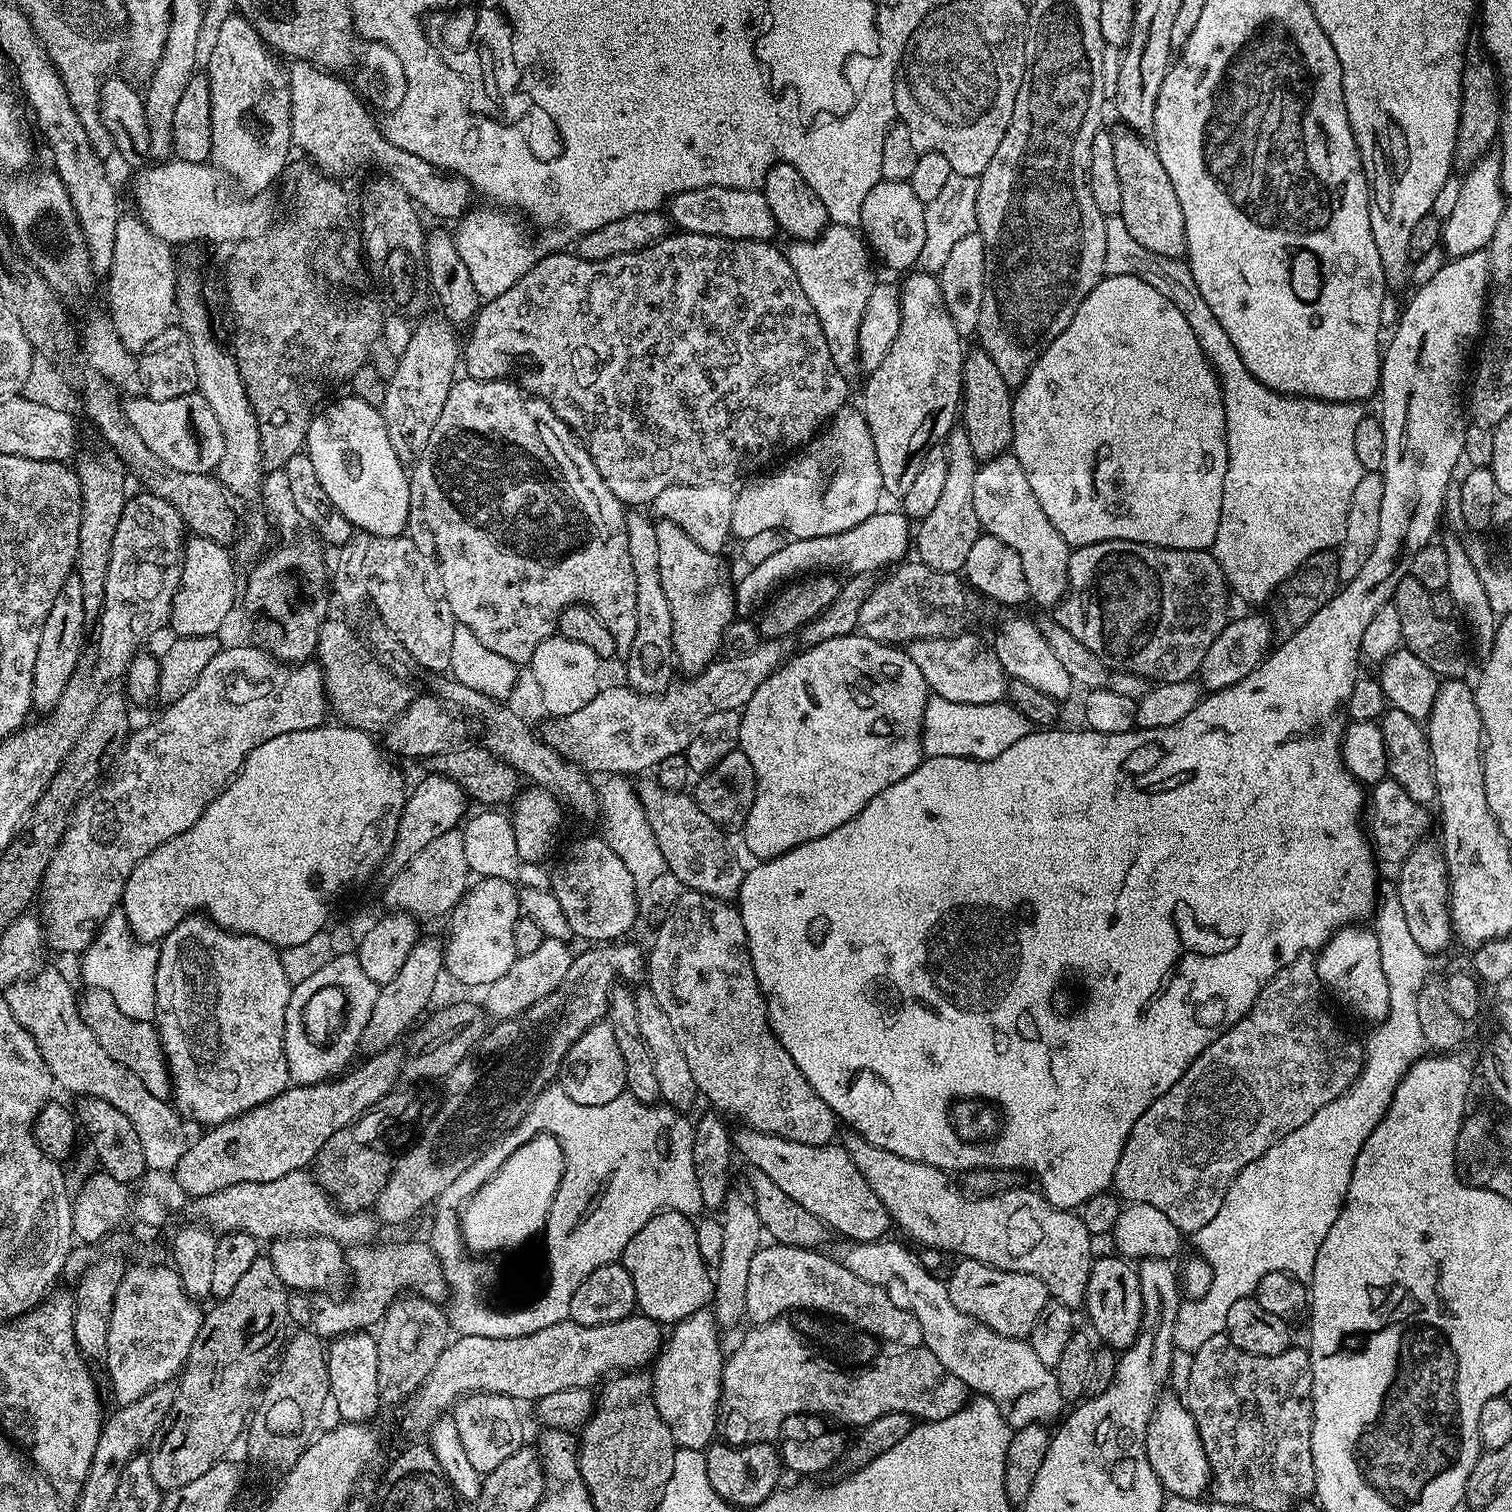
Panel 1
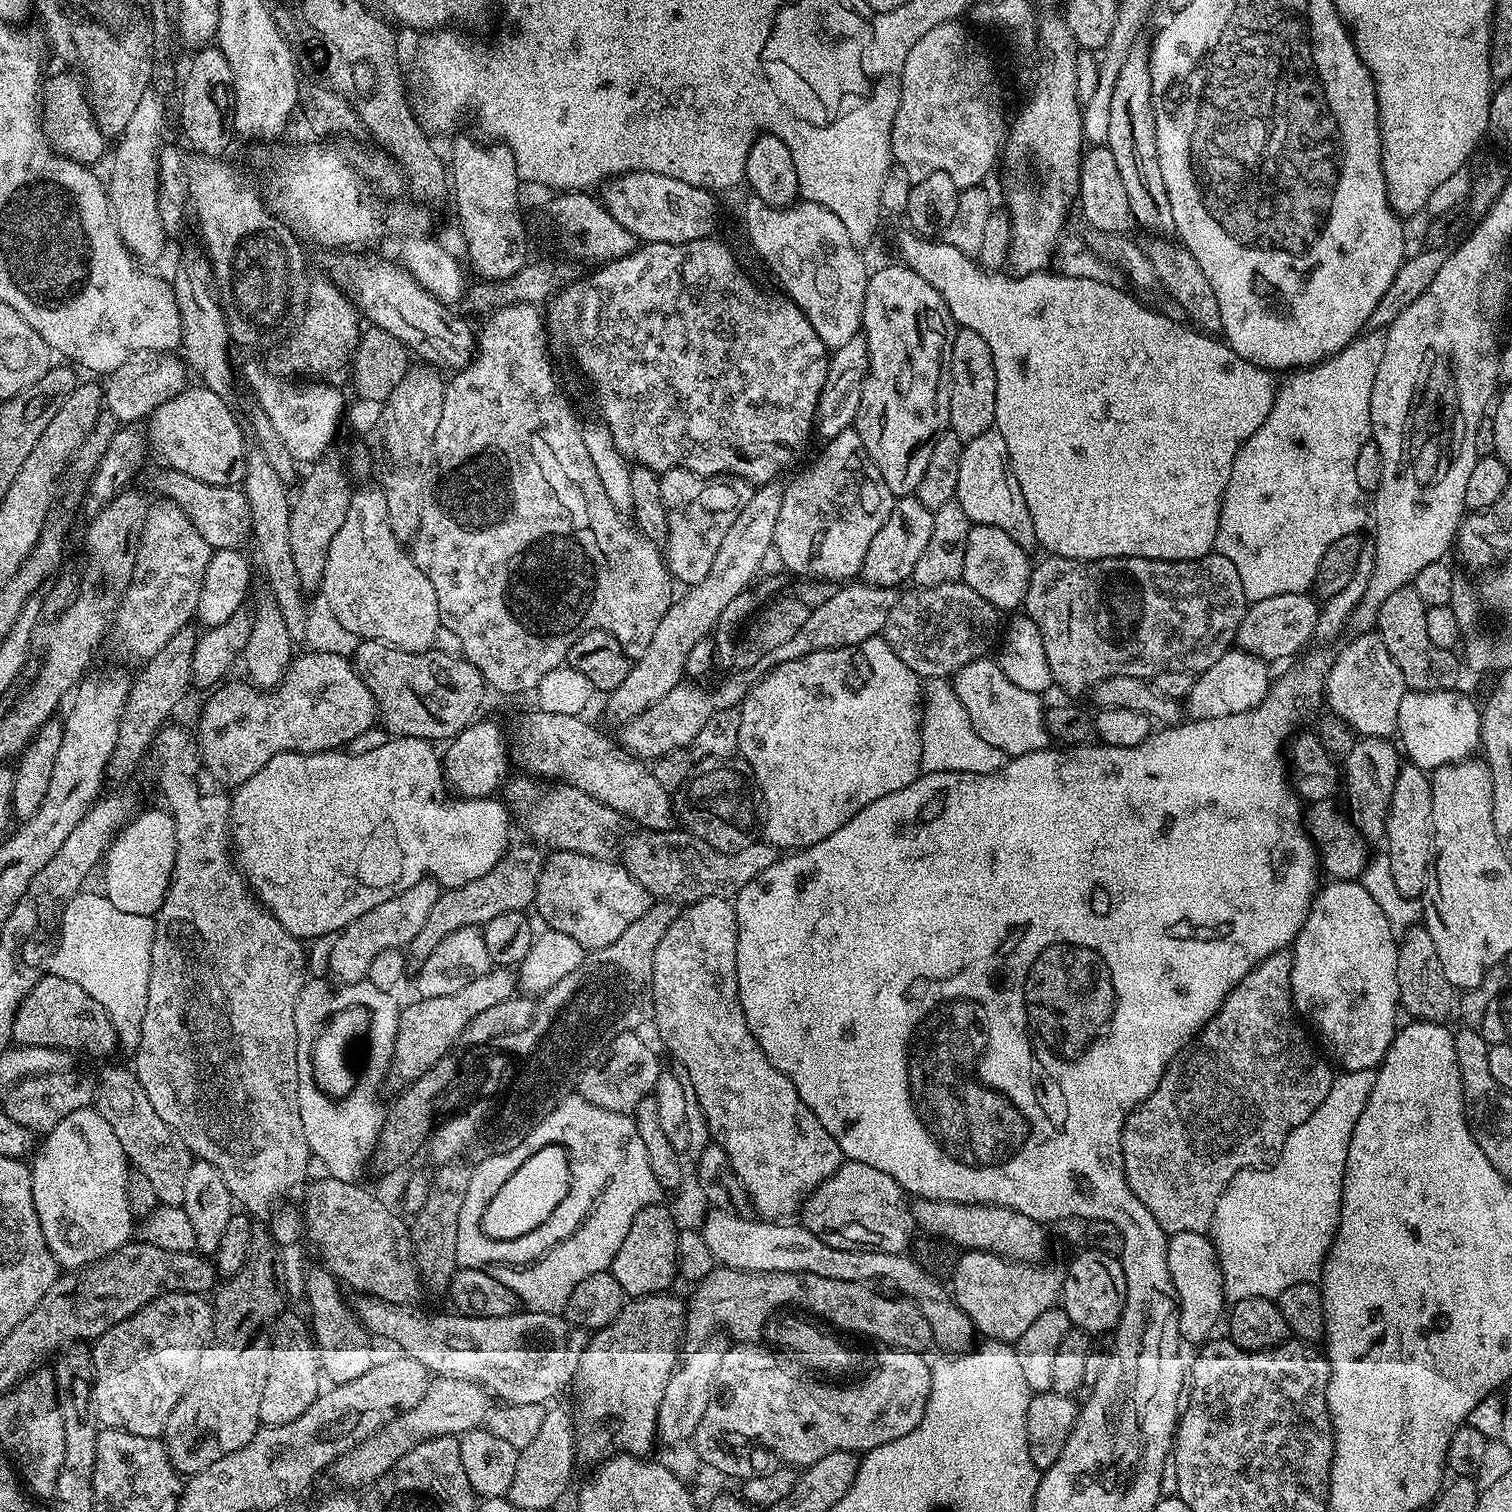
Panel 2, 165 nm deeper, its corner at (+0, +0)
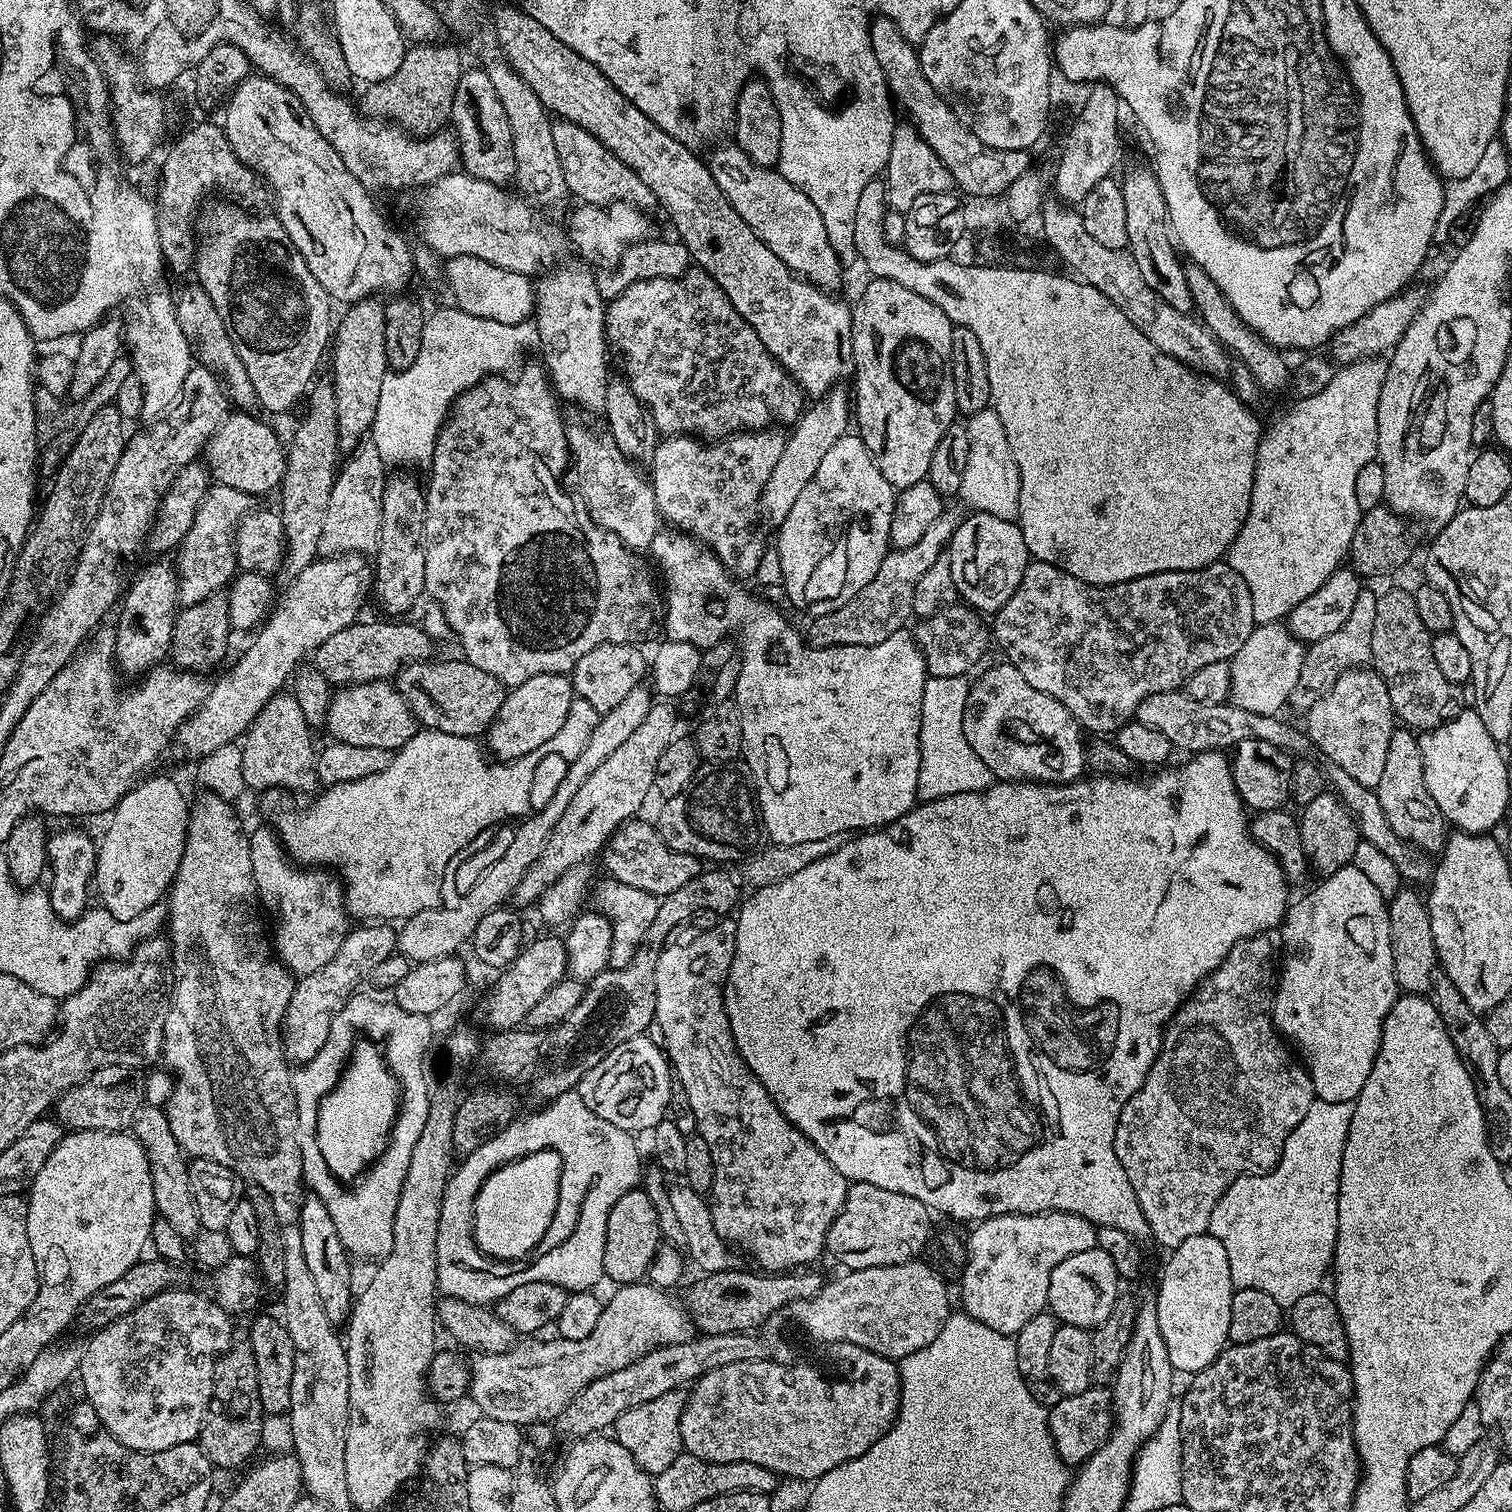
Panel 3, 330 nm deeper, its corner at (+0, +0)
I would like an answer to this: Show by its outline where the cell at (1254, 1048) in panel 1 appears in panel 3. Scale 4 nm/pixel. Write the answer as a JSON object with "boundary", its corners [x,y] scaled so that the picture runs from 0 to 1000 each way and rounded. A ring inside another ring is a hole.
{"boundary":[[[834,618],[826,619],[825,621],[819,623],[810,636],[796,649],[792,651],[791,655],[784,661],[780,667],[773,675],[763,705],[761,705],[757,718],[750,724],[750,726],[747,726],[747,729],[745,729],[739,739],[739,747],[737,750],[737,761],[739,763],[739,769],[742,769],[742,774],[745,774],[745,779],[747,779],[747,784],[750,784],[753,798],[755,798],[755,803],[758,808],[761,808],[761,819],[765,820],[771,827],[782,824],[784,819],[790,819],[792,816],[799,815],[800,803],[803,803],[803,798],[806,792],[811,790],[811,787],[819,778],[841,775],[847,768],[847,764],[851,758],[851,753],[853,753],[856,745],[858,745],[858,742],[864,739],[864,734],[866,734],[868,728],[870,727],[870,722],[865,712],[864,706],[853,695],[853,691],[845,683],[839,671],[841,669],[843,658],[843,640],[841,643],[841,624],[839,621],[838,618]]]}

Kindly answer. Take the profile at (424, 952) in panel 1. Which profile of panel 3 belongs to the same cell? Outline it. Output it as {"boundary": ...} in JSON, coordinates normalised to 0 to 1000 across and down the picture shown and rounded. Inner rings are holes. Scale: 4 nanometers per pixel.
{"boundary":[[[444,464],[432,465],[424,479],[388,515],[388,517],[385,517],[382,525],[377,528],[377,533],[374,533],[372,541],[369,541],[358,565],[356,565],[348,578],[345,578],[345,582],[343,583],[340,591],[341,597],[354,599],[357,592],[366,583],[369,583],[369,581],[372,581],[374,575],[388,569],[388,566],[393,563],[396,564],[405,551],[413,543],[419,542],[423,538],[421,536],[428,530],[429,524],[430,525],[432,523],[433,509],[435,503],[448,486],[446,473],[448,472]]]}

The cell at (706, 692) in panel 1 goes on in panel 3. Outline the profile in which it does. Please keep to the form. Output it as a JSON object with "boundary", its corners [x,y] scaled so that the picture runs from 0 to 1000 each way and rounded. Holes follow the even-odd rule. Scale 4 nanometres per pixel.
{"boundary":[[[625,337],[618,345],[618,348],[615,348],[615,351],[612,351],[612,353],[610,353],[610,356],[604,358],[604,361],[588,364],[581,380],[578,380],[578,382],[575,382],[575,385],[570,388],[570,390],[567,390],[567,393],[565,393],[562,398],[560,398],[560,401],[554,401],[554,403],[549,406],[536,408],[537,413],[533,417],[534,425],[538,429],[578,427],[581,425],[586,425],[589,419],[596,417],[600,413],[598,412],[604,409],[604,390],[610,380],[612,380],[612,377],[615,377],[615,374],[623,369],[636,343],[636,339]]]}

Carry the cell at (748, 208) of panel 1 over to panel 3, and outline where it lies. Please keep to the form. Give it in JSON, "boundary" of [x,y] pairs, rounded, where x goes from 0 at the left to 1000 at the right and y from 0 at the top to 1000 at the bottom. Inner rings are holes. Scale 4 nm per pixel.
{"boundary":[[[368,79],[365,83],[366,89],[366,99],[369,99],[369,104],[372,107],[372,115],[374,118],[374,123],[379,130],[382,130],[382,133],[387,135],[396,135],[401,136],[403,135],[416,135],[424,139],[433,138],[435,137],[434,129],[393,89],[385,86],[376,79]]]}

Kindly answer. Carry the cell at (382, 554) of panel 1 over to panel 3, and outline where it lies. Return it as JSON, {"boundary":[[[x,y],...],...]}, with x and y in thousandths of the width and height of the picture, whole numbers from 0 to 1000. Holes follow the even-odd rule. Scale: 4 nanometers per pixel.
{"boundary":[[[248,298],[238,298],[233,298],[231,301],[233,302],[224,308],[222,318],[220,320],[218,335],[216,335],[216,345],[213,345],[212,356],[212,365],[214,368],[229,365],[246,366],[251,363],[253,348],[251,329],[255,319],[255,308]]]}

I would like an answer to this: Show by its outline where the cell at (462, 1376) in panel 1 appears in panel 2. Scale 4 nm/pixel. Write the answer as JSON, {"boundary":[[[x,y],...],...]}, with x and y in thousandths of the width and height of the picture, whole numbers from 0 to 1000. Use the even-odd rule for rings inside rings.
{"boundary":[[[298,910],[286,912],[279,927],[276,927],[274,933],[269,933],[265,937],[258,940],[255,944],[248,947],[244,952],[241,952],[231,958],[222,966],[221,974],[222,974],[223,978],[228,981],[226,981],[228,985],[235,985],[233,984],[240,985],[241,983],[245,983],[251,976],[255,976],[261,970],[263,964],[274,959],[274,956],[290,950],[304,951],[307,948],[318,944],[322,940],[326,931],[326,924],[317,915]]]}

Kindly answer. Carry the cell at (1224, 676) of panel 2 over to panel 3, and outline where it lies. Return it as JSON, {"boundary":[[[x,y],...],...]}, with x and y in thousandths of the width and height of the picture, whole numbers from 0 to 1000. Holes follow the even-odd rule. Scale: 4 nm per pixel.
{"boundary":[[[849,412],[831,414],[827,422],[821,425],[821,430],[814,435],[814,465],[829,472],[844,474],[846,468],[854,464],[856,454],[858,454],[863,431],[863,427],[855,422],[854,418]]]}

